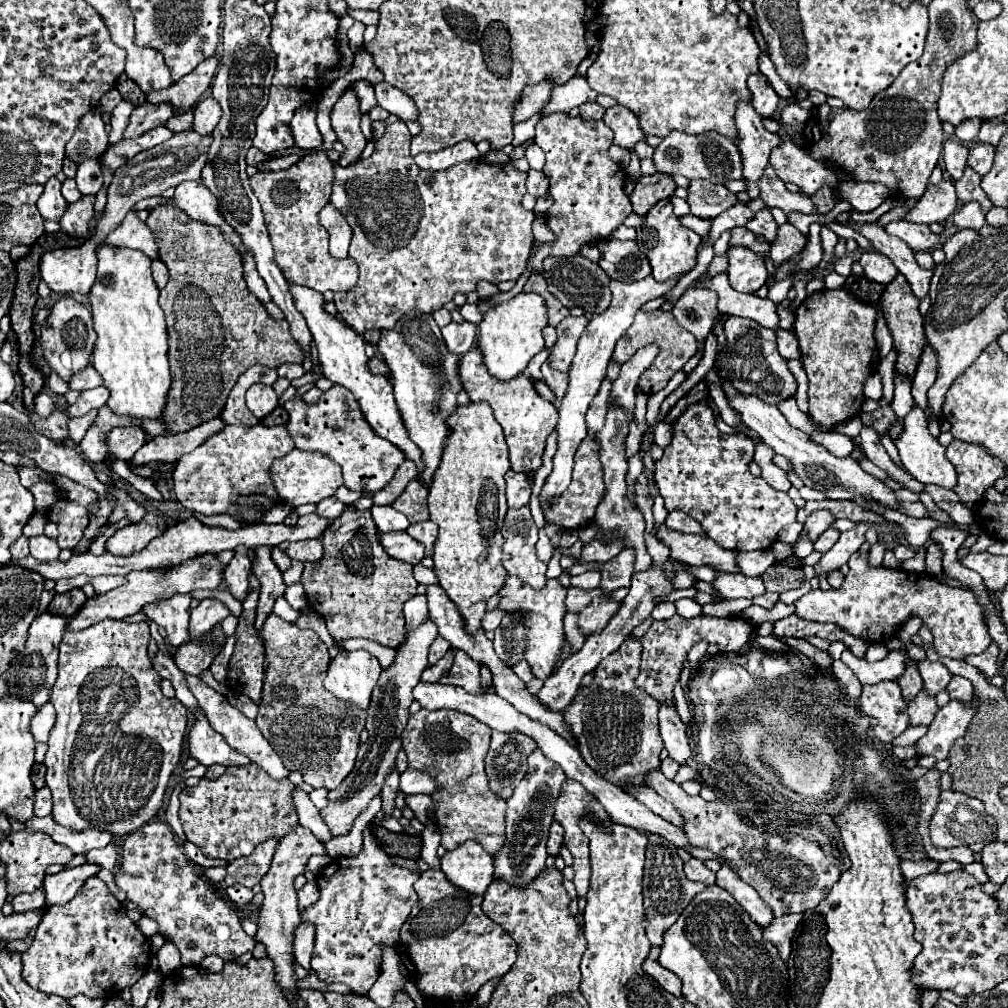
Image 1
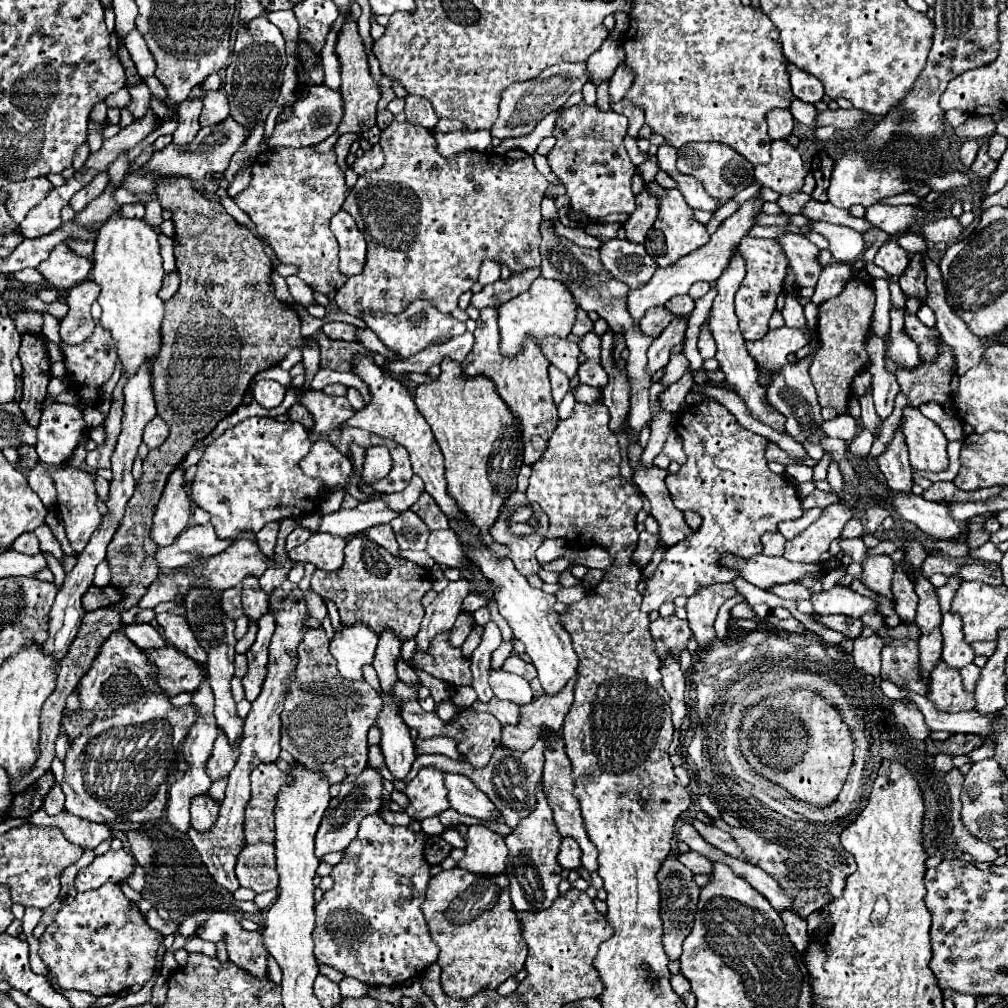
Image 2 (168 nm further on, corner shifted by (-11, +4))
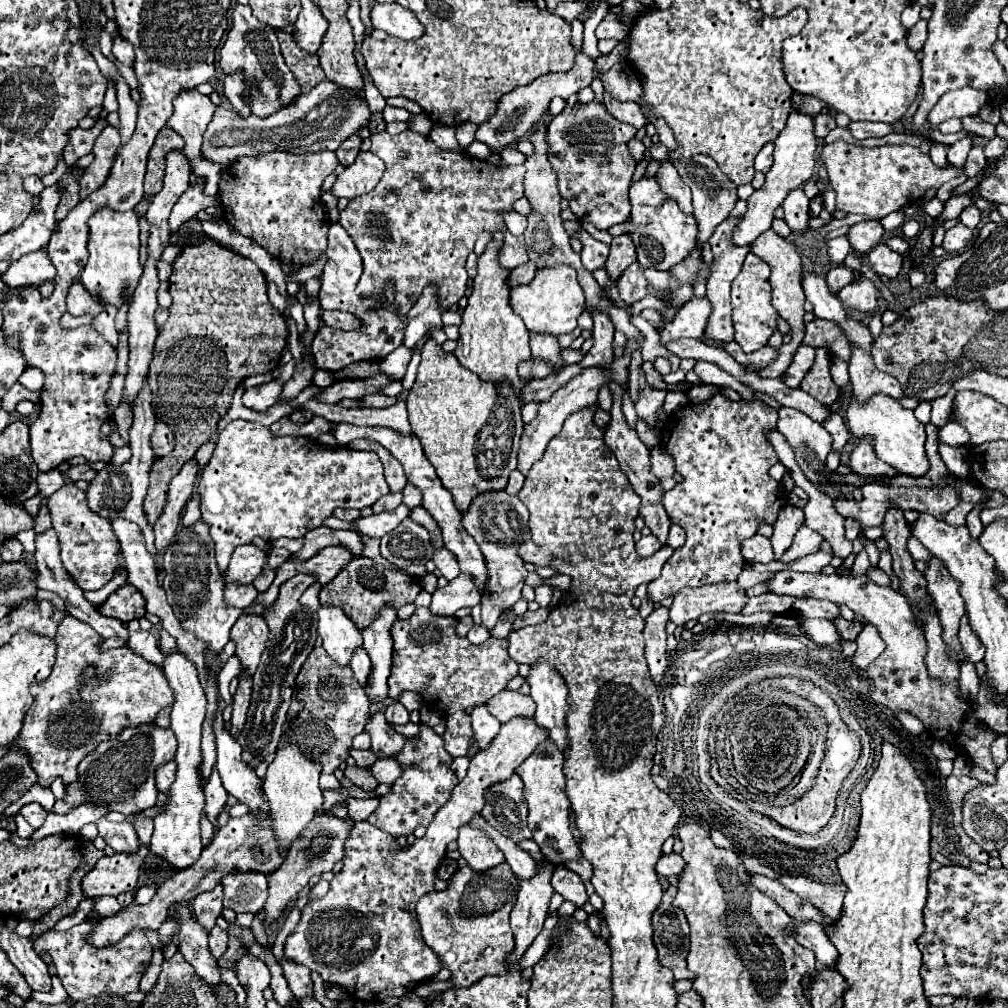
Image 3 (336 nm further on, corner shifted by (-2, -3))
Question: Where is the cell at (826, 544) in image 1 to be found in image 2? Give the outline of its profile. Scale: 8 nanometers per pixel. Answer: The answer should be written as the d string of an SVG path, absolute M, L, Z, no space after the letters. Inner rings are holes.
M850 519L848 523L846 523L846 527L844 527L844 531L842 531L842 535L840 535L840 539L854 539L854 537L860 537L864 533L864 529L862 529L862 523L858 521L858 519Z

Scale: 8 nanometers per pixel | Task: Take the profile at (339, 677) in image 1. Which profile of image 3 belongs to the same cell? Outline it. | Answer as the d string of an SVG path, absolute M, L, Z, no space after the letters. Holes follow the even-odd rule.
M339 606L319 608L319 628L317 628L325 652L337 664L349 664L353 650L363 644L361 630L345 616Z

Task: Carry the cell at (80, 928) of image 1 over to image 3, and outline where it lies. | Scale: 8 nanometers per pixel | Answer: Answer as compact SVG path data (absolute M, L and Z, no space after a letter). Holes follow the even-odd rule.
M85 920L67 932L47 930L33 942L37 952L47 950L51 954L53 964L57 968L57 976L63 980L63 988L75 1002L87 1000L89 996L99 996L101 992L125 996L129 992L139 990L139 980L141 980L139 968L143 968L143 960L151 956L153 946L143 932L127 934L119 944L115 944L115 948L91 948L91 944L83 944L83 936L87 936L87 932L95 924L97 920Z

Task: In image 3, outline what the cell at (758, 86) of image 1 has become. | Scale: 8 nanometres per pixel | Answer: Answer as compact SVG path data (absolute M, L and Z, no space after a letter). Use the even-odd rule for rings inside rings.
M773 142L771 144L765 144L761 148L761 152L755 156L755 170L757 172L763 172L763 174L769 172L769 168L773 164L773 146L775 146Z

